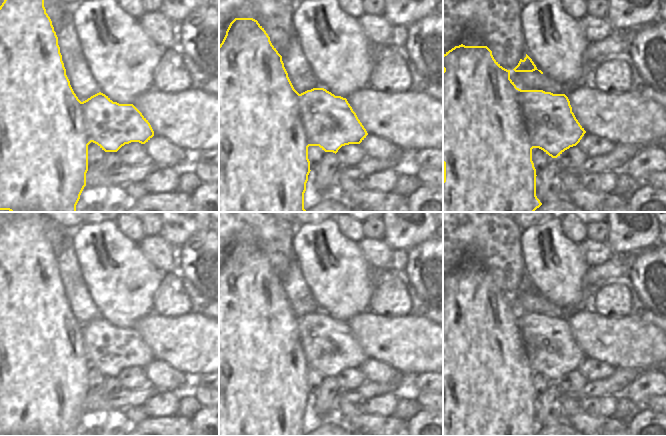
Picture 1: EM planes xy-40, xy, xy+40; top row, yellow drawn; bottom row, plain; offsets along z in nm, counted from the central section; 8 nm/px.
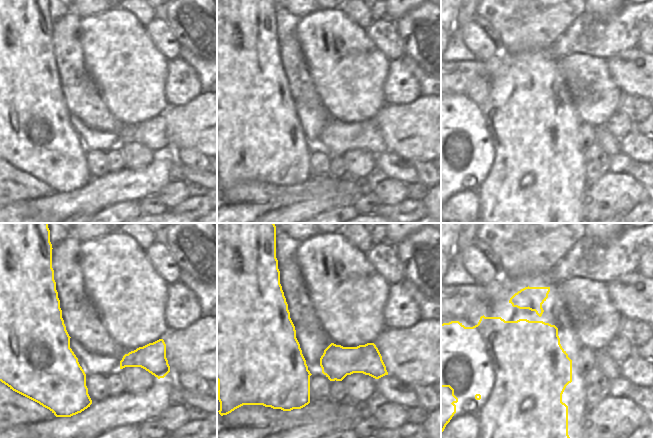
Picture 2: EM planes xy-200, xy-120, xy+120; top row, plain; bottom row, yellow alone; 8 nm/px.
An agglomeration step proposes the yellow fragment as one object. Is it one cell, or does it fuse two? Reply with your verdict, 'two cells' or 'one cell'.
two cells

